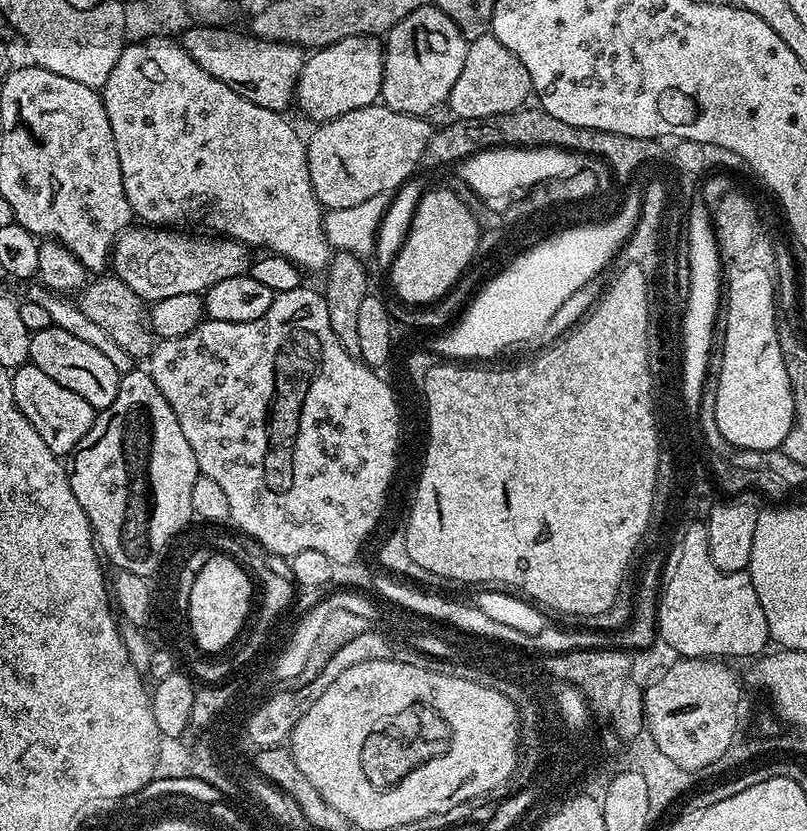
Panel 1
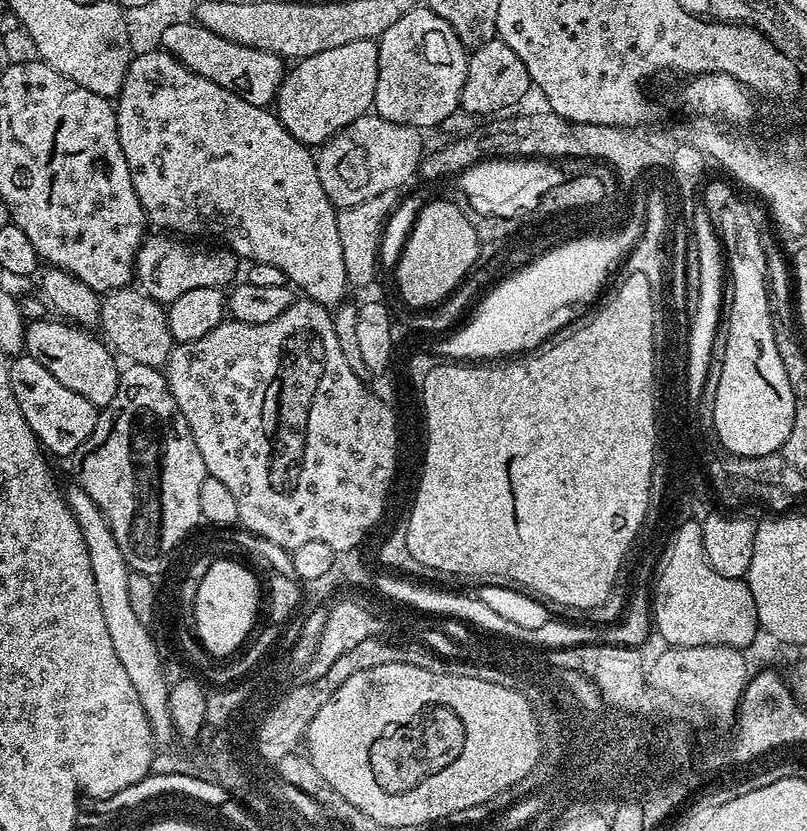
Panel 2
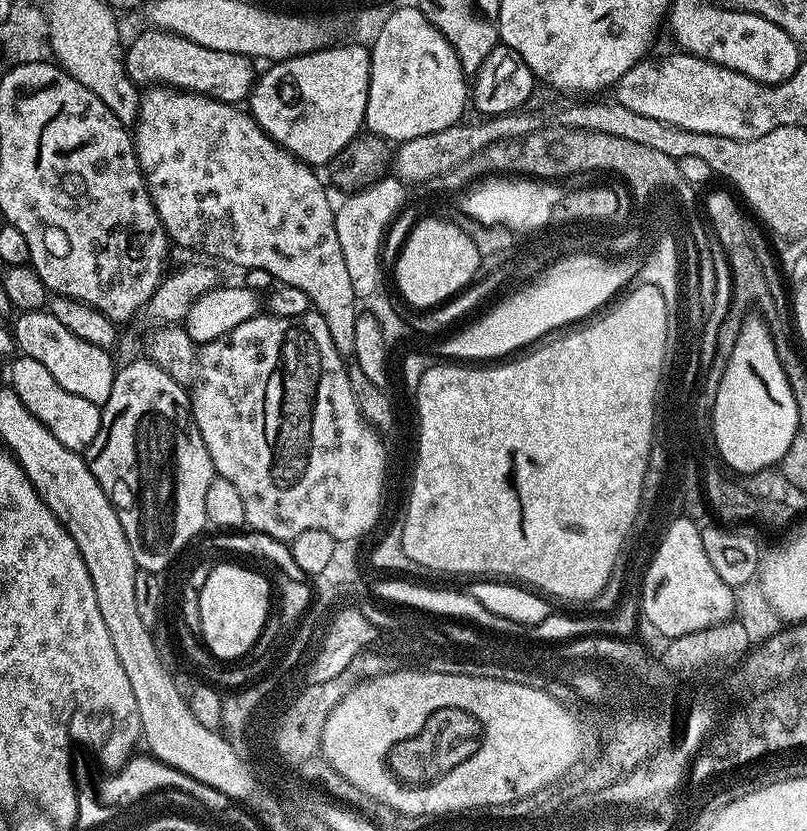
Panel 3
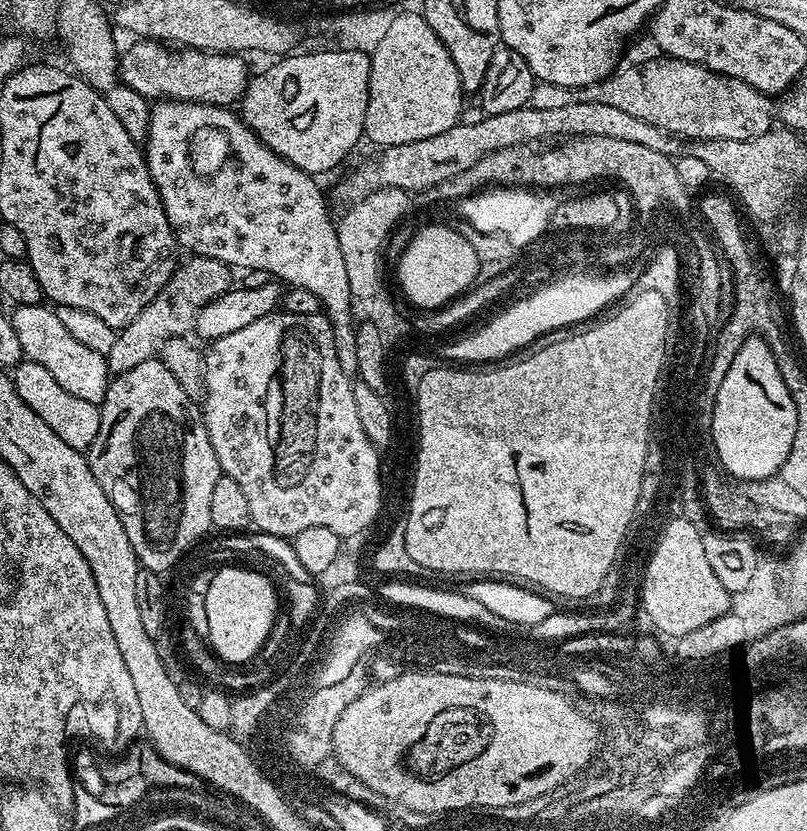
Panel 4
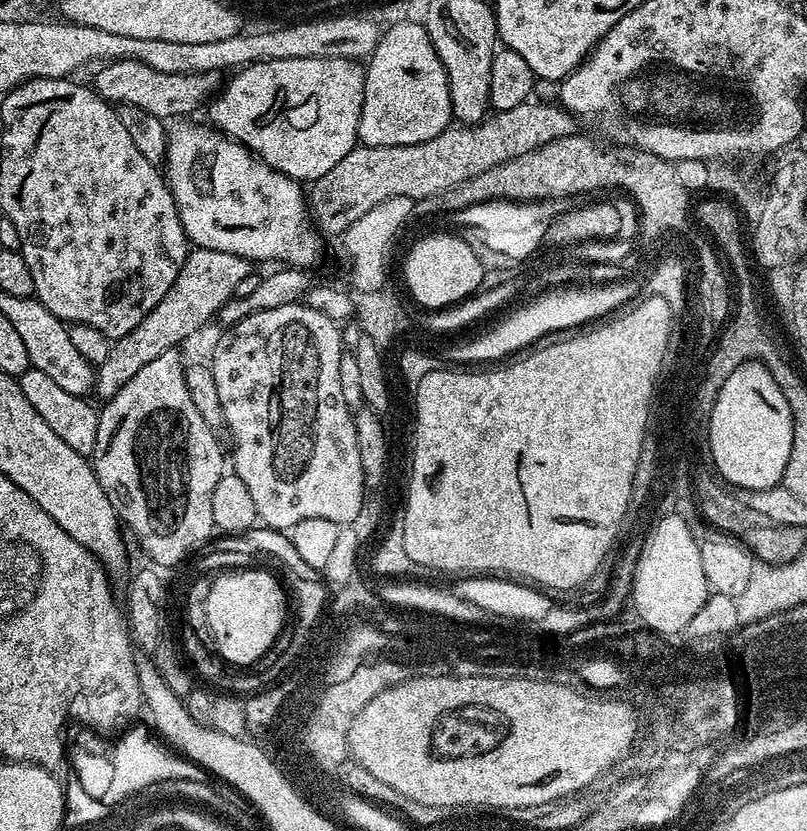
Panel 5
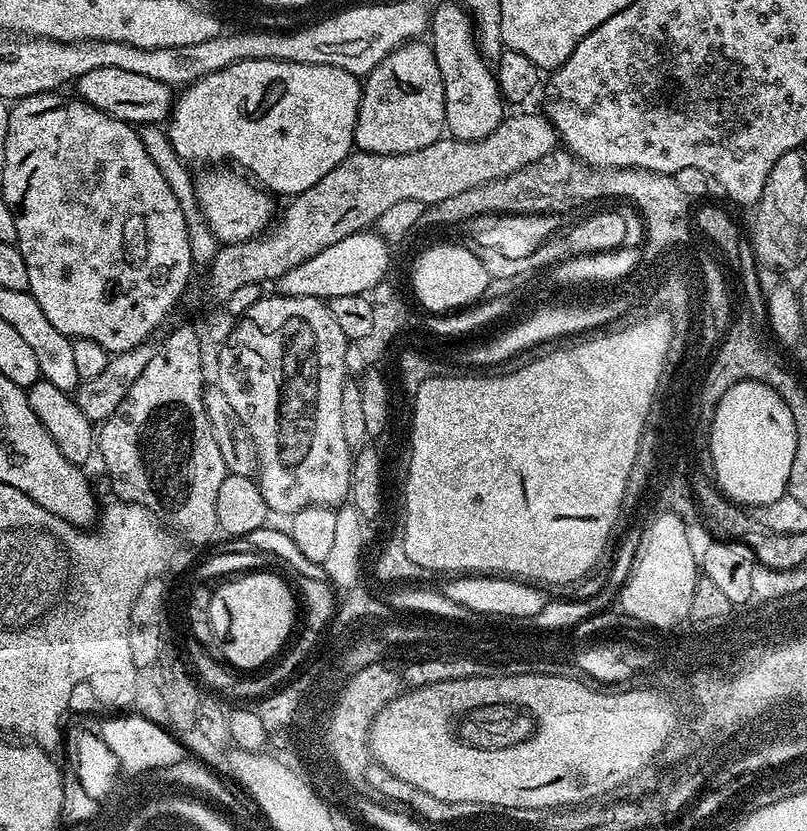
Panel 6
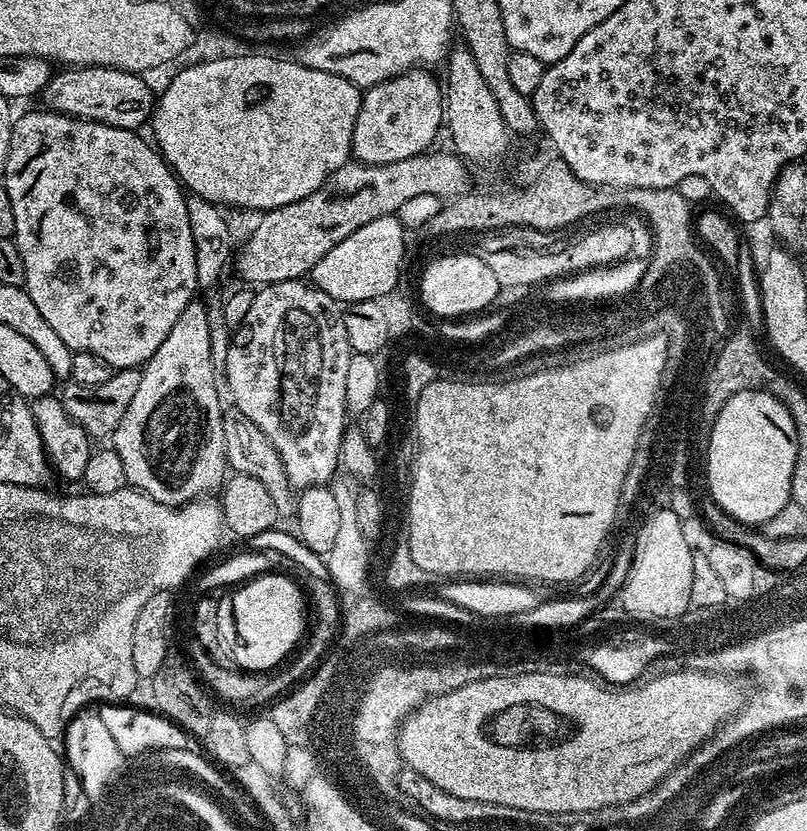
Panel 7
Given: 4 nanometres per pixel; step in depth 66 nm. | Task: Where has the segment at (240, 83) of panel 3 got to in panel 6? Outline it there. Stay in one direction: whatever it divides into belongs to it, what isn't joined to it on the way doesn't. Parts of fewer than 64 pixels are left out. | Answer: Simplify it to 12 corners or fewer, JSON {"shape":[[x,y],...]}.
{"shape":[[110,66],[74,81],[79,99],[133,126],[167,121],[169,85]]}

